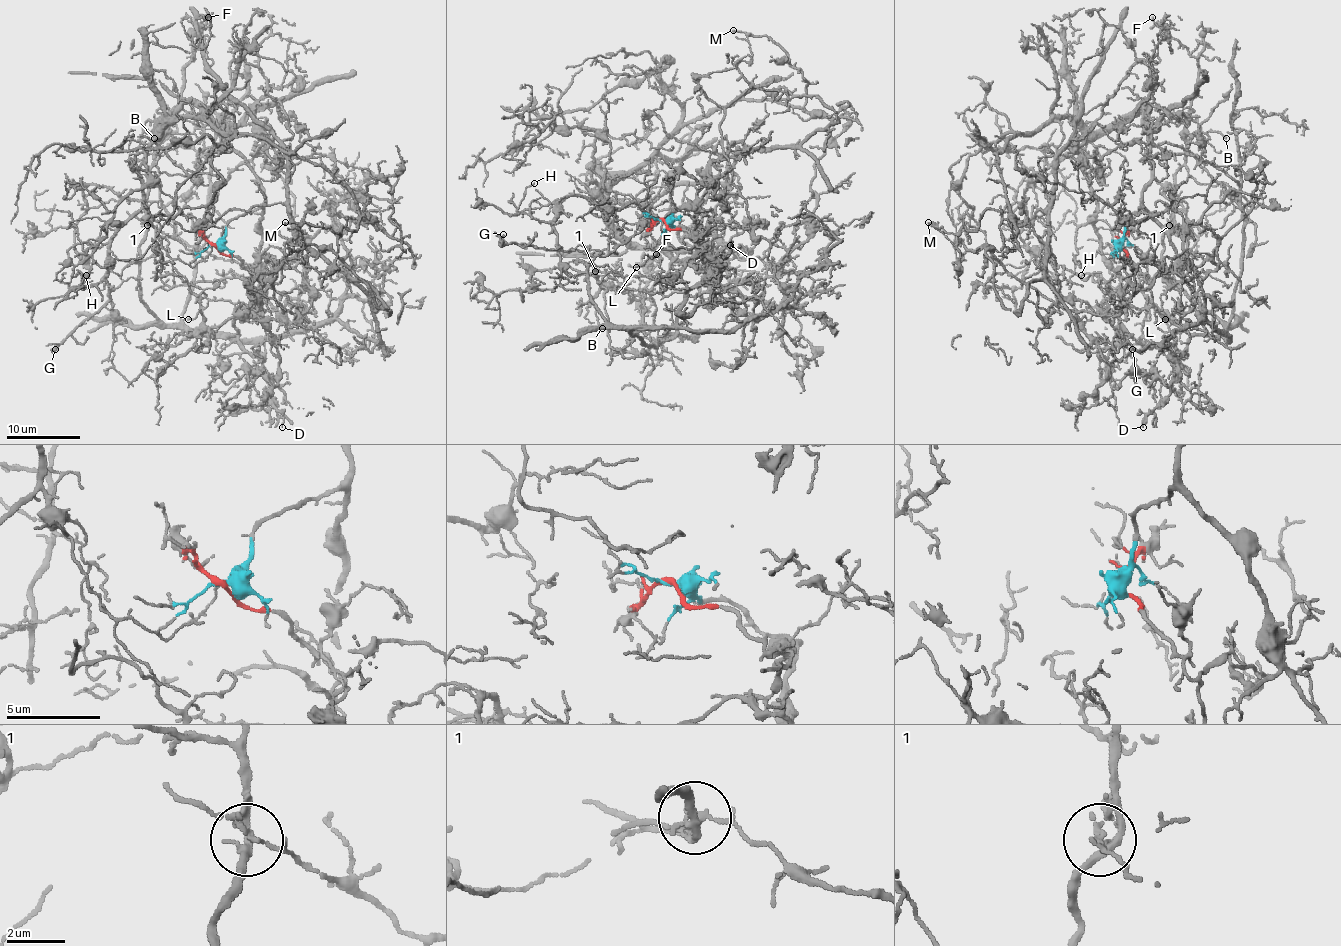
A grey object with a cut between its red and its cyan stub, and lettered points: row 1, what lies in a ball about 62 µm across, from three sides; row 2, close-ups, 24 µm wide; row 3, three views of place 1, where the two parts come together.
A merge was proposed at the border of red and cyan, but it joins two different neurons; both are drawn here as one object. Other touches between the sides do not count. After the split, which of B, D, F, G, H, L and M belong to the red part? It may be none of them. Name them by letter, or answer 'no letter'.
B, D, F, L

